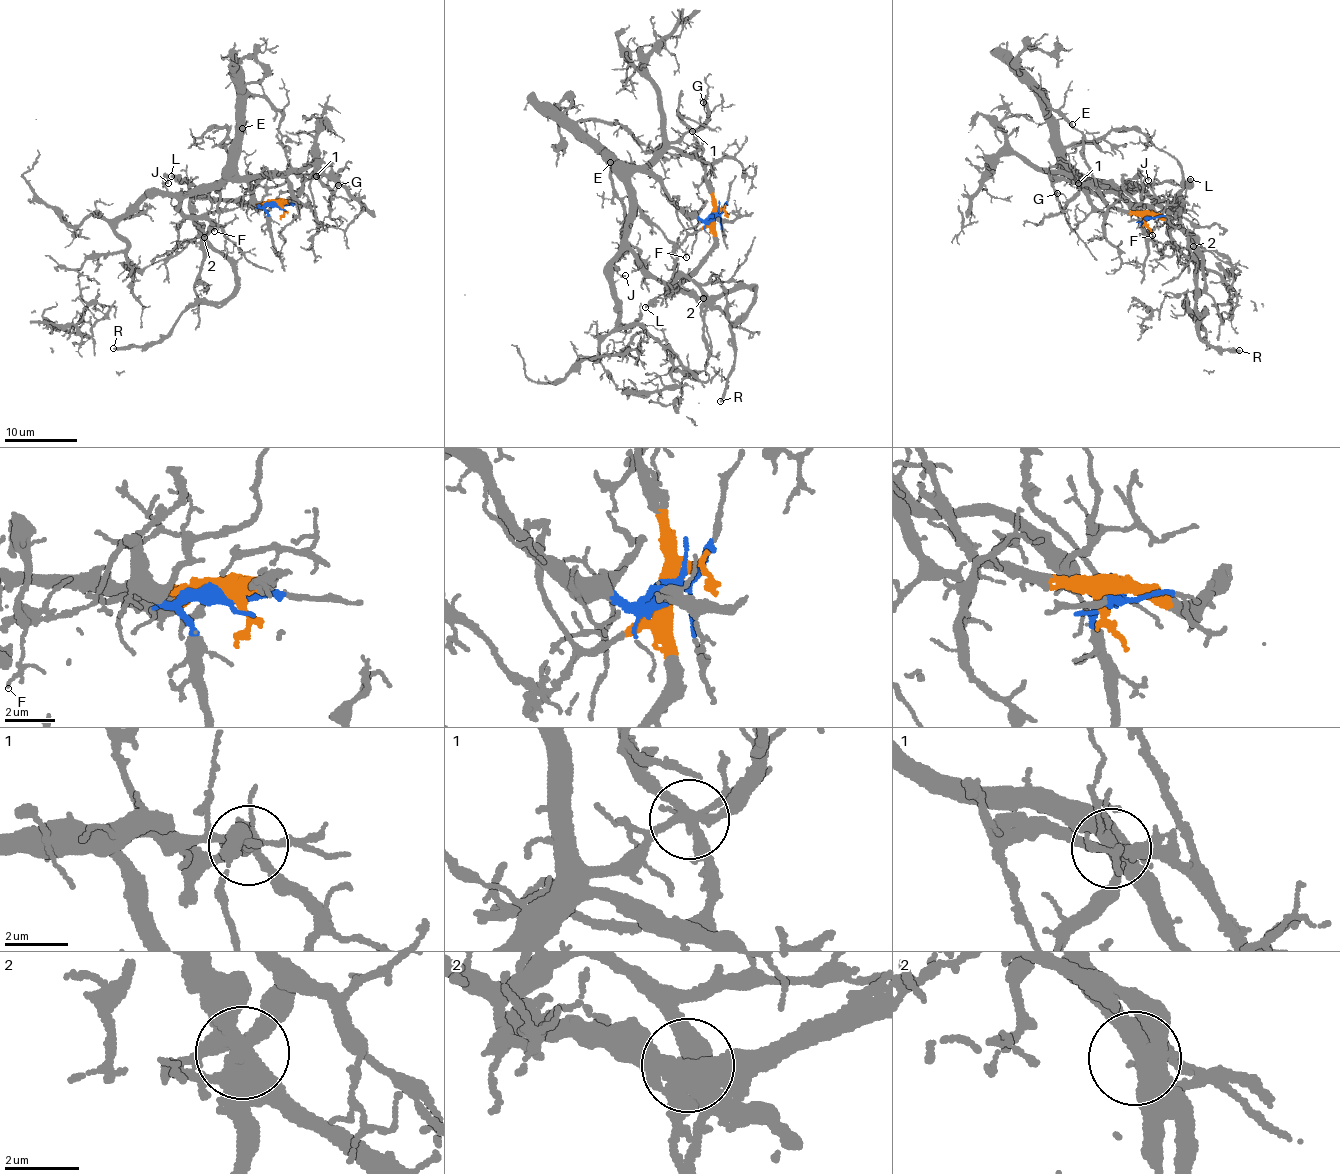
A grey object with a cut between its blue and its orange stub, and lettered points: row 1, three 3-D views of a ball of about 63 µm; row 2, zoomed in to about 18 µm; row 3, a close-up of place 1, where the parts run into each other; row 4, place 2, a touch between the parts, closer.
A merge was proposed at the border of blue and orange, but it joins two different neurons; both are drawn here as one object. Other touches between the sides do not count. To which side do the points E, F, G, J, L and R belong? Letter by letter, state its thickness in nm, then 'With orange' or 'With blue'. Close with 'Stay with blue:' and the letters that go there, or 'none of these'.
E: Thickness 130 nm. With blue
F: Thickness 60 nm. With blue
G: Thickness 140 nm. With blue
J: Thickness 170 nm. With blue
L: Thickness 320 nm. With orange
R: Thickness 280 nm. With orange
Stay with blue: E, F, G, J

